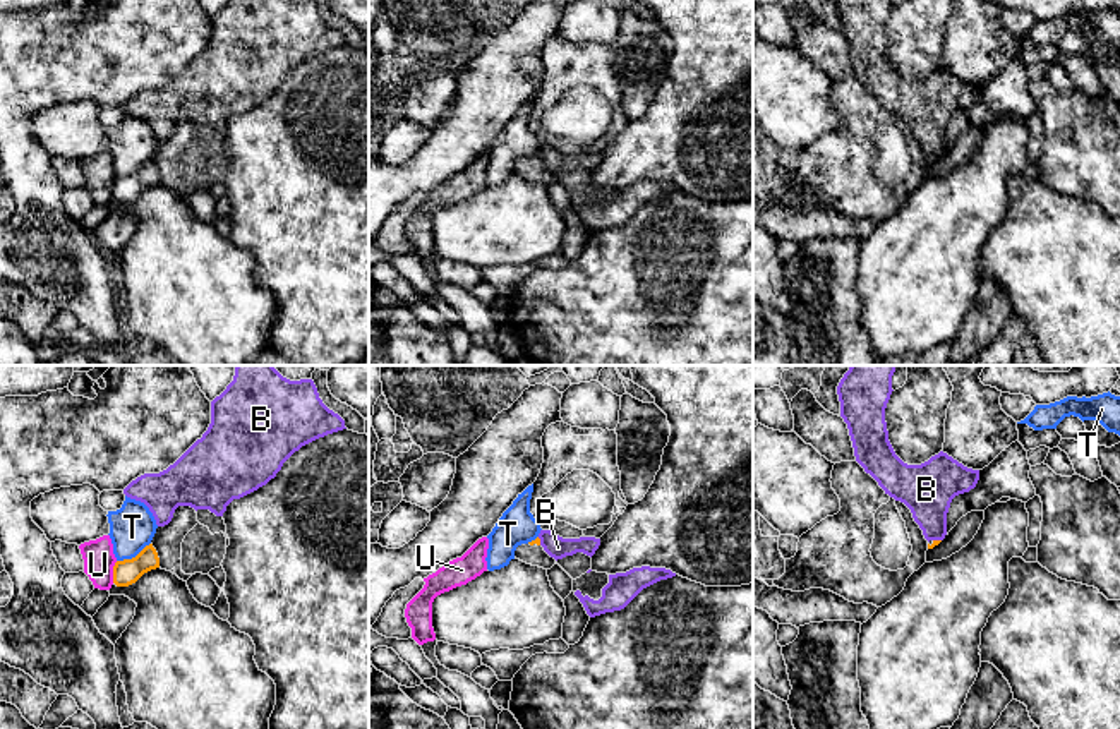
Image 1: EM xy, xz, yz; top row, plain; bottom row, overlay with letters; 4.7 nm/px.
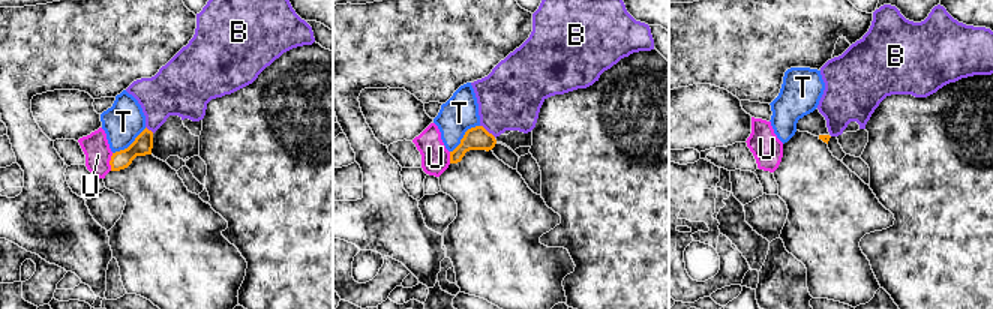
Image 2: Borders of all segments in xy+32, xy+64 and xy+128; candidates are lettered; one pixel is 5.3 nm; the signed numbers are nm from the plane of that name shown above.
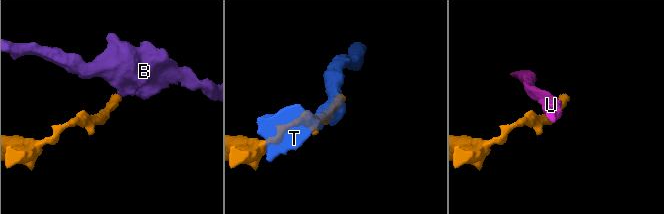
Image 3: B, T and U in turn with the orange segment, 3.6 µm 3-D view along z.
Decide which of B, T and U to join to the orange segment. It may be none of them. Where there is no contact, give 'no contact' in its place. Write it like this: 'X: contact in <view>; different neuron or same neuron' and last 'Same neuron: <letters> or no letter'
B: contact in xz; different neuron
T: contact in xy; different neuron
U: contact in xy; different neuron
Same neuron: no letter

